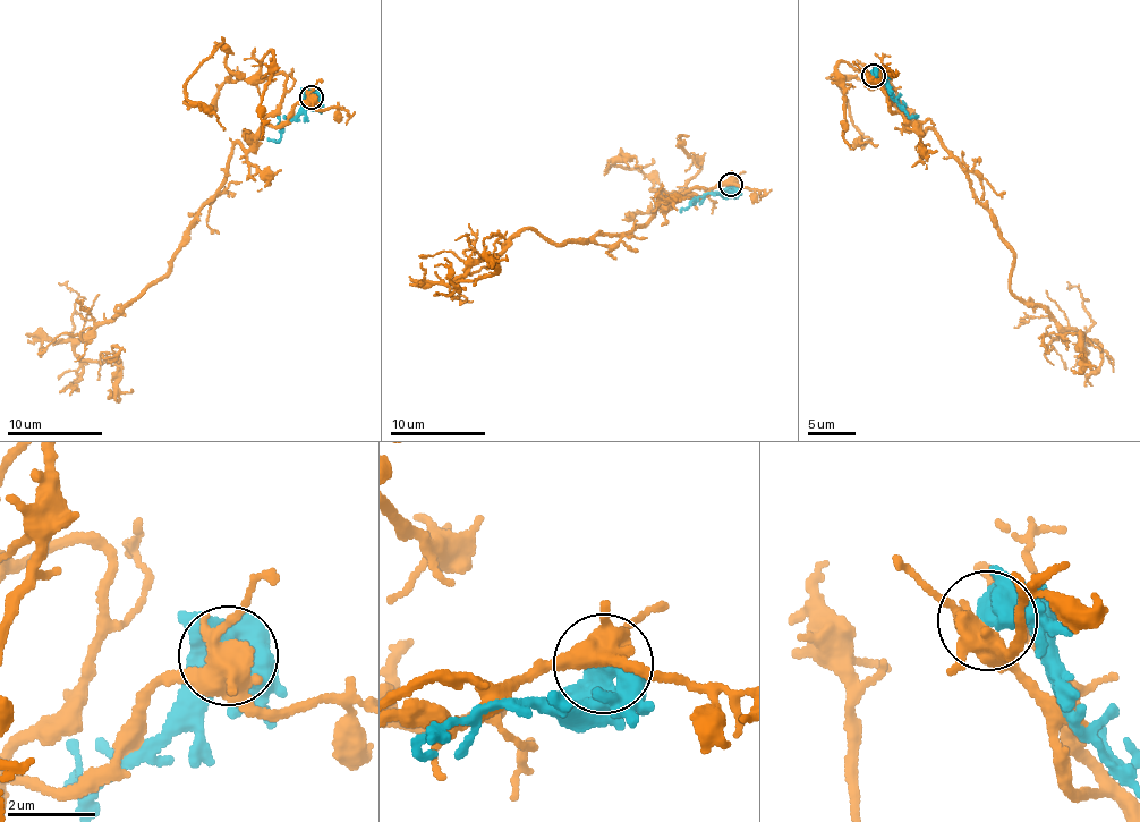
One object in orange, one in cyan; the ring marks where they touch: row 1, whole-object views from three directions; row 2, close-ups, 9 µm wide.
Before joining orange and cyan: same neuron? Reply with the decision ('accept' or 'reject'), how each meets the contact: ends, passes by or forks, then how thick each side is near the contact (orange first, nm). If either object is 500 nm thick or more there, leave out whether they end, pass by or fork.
reject | orange forks | cyan passes by | 440/440 nm

